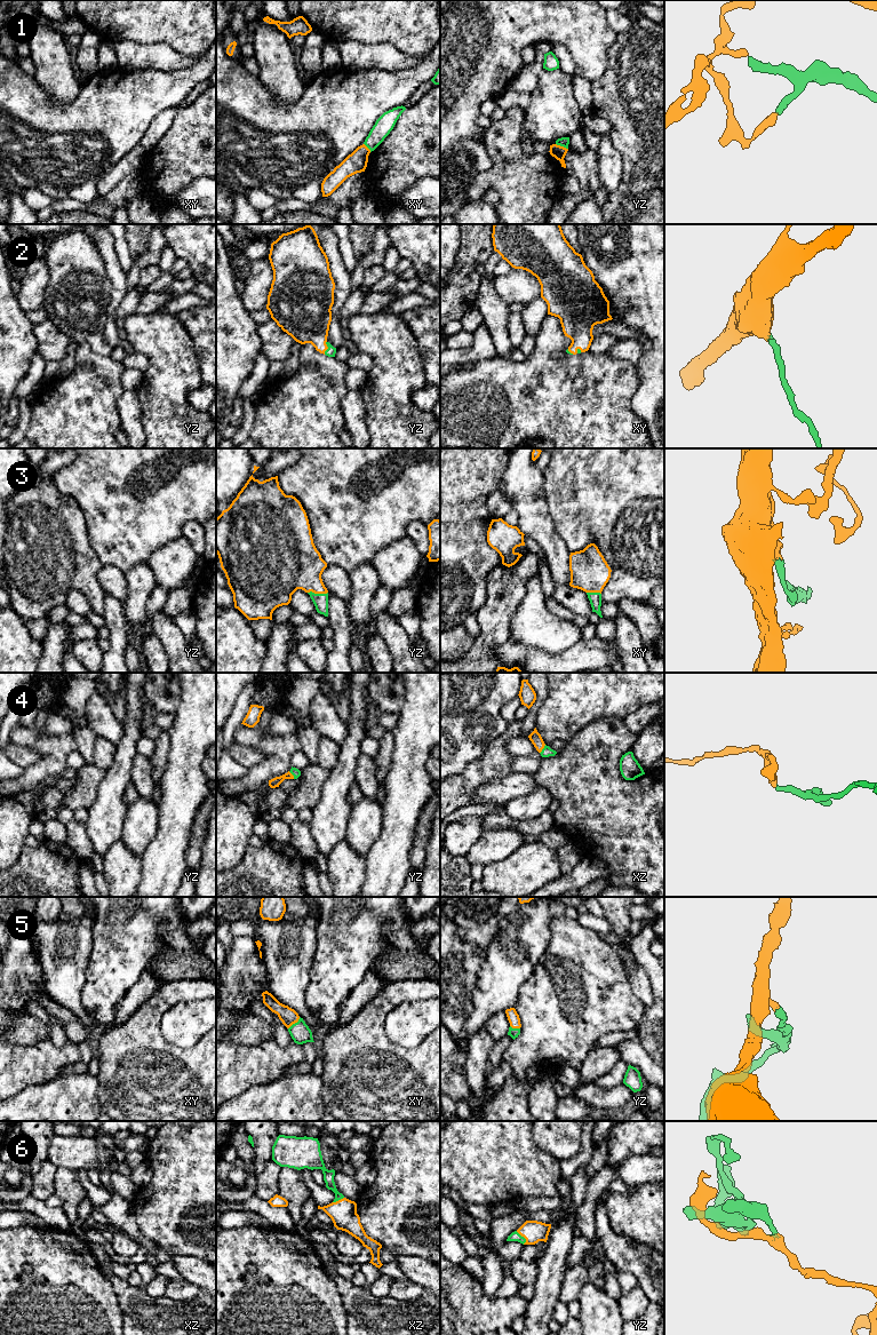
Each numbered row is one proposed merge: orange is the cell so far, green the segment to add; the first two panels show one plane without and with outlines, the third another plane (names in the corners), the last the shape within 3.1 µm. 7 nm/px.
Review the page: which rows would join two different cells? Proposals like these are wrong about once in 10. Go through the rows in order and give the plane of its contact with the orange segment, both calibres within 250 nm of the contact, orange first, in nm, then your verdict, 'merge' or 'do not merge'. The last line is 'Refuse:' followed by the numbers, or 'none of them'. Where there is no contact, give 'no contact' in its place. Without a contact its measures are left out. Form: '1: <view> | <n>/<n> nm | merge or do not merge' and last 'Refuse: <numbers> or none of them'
1: yz | 90/70 nm | do not merge
2: yz | 320/70 nm | merge
3: yz | 340/110 nm | merge
4: xz | 80/70 nm | merge
5: xy | 120/140 nm | merge
6: yz | 160/70 nm | merge
Refuse: 1

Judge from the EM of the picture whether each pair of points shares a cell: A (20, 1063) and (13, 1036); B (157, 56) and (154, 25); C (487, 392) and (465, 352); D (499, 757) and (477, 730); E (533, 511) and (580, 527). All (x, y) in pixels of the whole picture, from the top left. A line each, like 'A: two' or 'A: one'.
A: two
B: two
C: two
D: two
E: two

